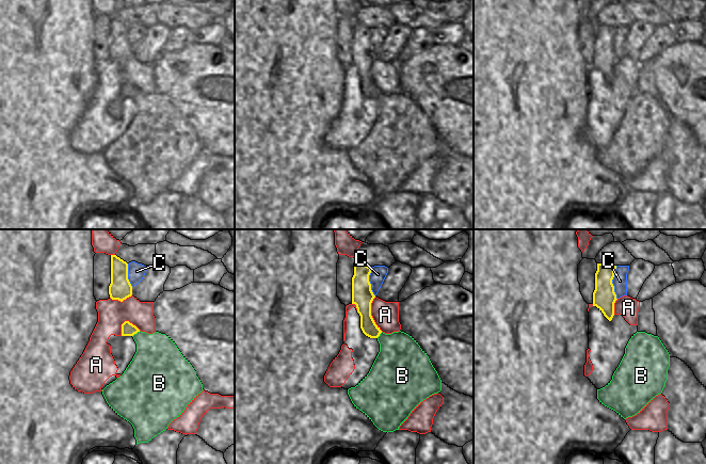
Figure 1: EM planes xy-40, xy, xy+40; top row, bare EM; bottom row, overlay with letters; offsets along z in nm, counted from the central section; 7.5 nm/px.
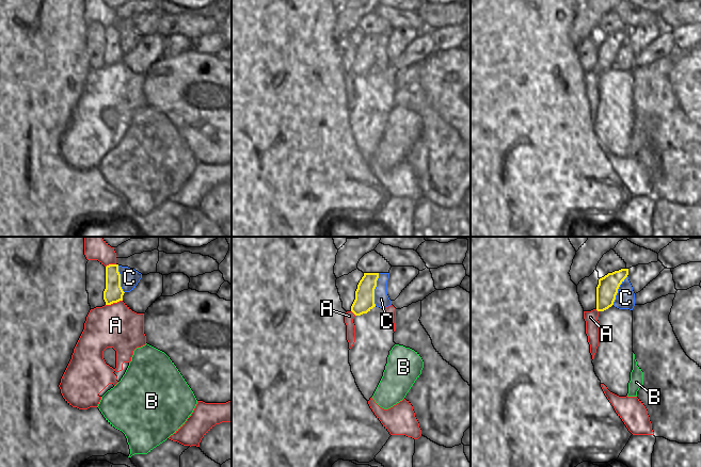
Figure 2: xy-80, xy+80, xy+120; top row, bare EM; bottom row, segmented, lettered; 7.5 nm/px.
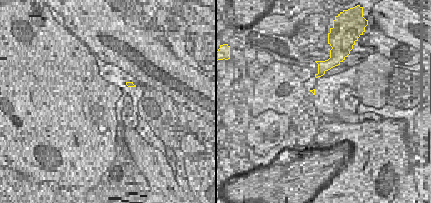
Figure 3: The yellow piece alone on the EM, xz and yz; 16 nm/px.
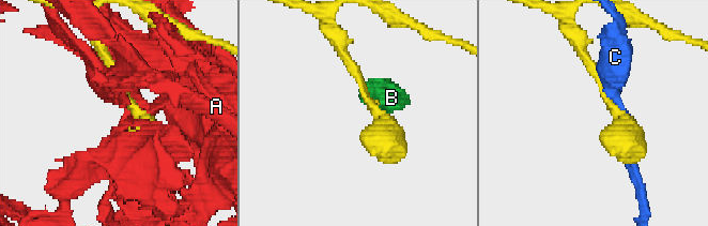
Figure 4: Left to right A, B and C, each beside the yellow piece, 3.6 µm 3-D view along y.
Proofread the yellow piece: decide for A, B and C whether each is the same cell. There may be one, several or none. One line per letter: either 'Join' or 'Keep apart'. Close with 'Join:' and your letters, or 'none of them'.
A: Keep apart
B: Join
C: Keep apart
Join: B.

